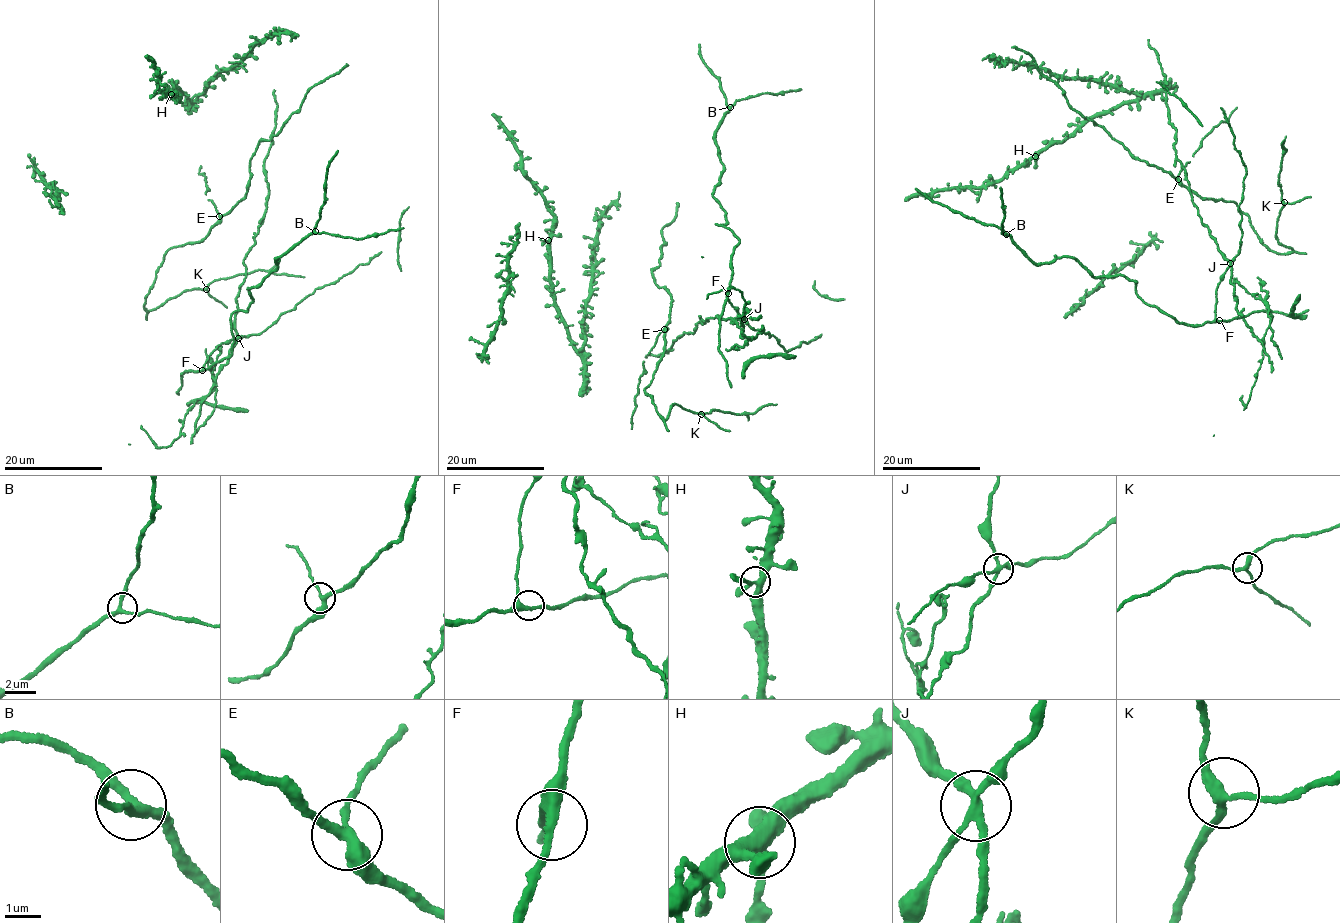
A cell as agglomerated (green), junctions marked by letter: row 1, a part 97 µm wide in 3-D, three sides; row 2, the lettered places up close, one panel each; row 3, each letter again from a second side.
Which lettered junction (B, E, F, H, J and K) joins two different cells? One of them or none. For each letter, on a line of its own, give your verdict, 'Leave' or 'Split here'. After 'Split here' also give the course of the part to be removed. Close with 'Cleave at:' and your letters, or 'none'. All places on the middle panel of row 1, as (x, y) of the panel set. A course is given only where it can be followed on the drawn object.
B: Leave
E: Leave
F: Leave
H: Leave
J: Split here. Course of the part to remove: (744, 319), (725, 321), (716, 315), (704, 323), (698, 321), (692, 334), (686, 332), (667, 352), (647, 357)
K: Leave
Cleave at: J

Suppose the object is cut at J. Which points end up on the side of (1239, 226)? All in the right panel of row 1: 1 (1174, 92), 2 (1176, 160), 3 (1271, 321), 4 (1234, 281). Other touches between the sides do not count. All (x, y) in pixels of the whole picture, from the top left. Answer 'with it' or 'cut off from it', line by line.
1: with it
2: cut off from it
3: cut off from it
4: cut off from it

